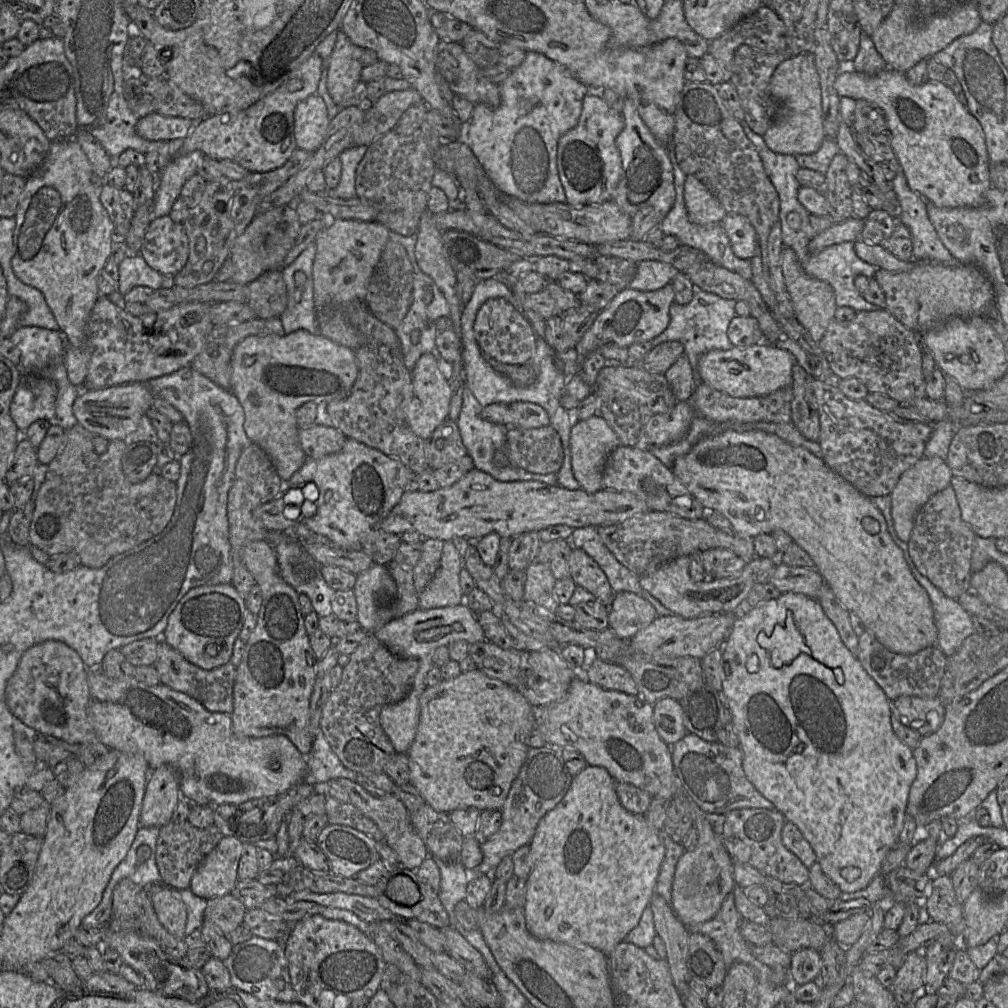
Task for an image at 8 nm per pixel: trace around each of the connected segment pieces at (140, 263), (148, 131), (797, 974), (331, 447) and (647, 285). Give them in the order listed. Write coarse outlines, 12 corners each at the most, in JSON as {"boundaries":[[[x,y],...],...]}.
{"boundaries":[[[140,254],[120,263],[118,292],[162,288],[163,276]],[[155,112],[138,120],[136,132],[150,141],[185,139],[190,119]],[[804,948],[791,954],[793,986],[818,981],[819,951]],[[315,423],[299,430],[307,458],[340,451],[347,437]],[[657,260],[637,264],[628,287],[639,291],[659,290],[679,272]]]}

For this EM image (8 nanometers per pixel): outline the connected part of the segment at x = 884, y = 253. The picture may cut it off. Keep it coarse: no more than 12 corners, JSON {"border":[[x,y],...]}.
{"border":[[854,242],[864,262],[893,272],[916,262],[899,260],[881,245]]}

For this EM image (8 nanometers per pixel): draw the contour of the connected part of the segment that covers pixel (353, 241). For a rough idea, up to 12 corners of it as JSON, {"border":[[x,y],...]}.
{"border":[[334,219],[315,238],[320,334],[357,350],[341,308],[365,300],[389,229]]}

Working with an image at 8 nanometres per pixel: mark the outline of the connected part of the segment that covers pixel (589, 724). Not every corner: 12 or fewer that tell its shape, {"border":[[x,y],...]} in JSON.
{"border":[[587,681],[536,707],[546,746],[615,781],[685,795],[653,705]]}

